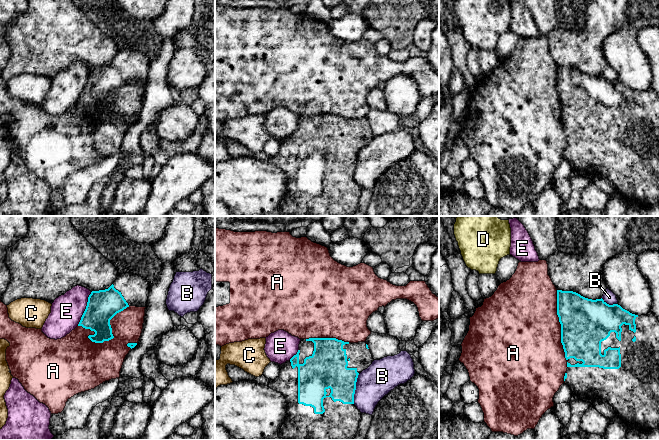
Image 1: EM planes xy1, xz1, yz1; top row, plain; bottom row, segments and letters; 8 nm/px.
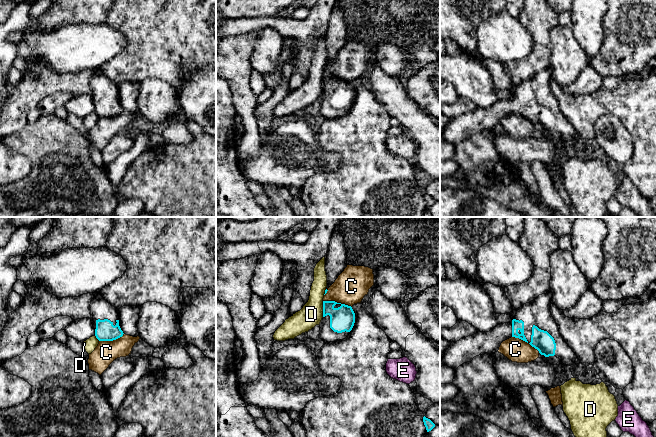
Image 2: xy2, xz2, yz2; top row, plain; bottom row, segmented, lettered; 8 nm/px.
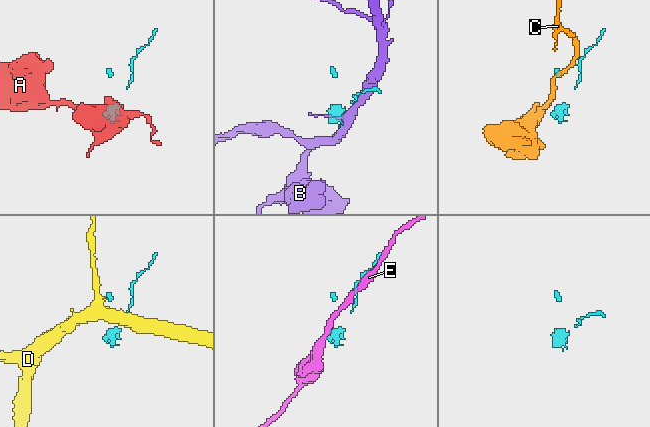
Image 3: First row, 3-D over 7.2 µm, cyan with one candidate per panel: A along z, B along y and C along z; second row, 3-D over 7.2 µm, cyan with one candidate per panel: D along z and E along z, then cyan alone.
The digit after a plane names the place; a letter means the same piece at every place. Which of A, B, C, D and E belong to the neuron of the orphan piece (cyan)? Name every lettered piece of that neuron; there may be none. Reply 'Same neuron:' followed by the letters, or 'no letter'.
Same neuron: no letter

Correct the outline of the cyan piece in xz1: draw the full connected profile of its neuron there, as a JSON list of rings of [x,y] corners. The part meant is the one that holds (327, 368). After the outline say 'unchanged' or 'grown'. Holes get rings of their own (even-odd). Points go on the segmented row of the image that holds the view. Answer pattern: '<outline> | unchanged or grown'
[[[309,338],[301,339],[299,344],[299,350],[289,361],[280,365],[279,376],[271,380],[268,387],[281,393],[287,402],[287,414],[285,421],[279,431],[278,437],[291,440],[352,440],[359,428],[359,421],[361,418],[361,412],[354,405],[354,394],[356,390],[356,382],[358,375],[365,369],[367,369],[374,361],[372,354],[368,348],[366,342],[349,343],[336,338]]] | grown

